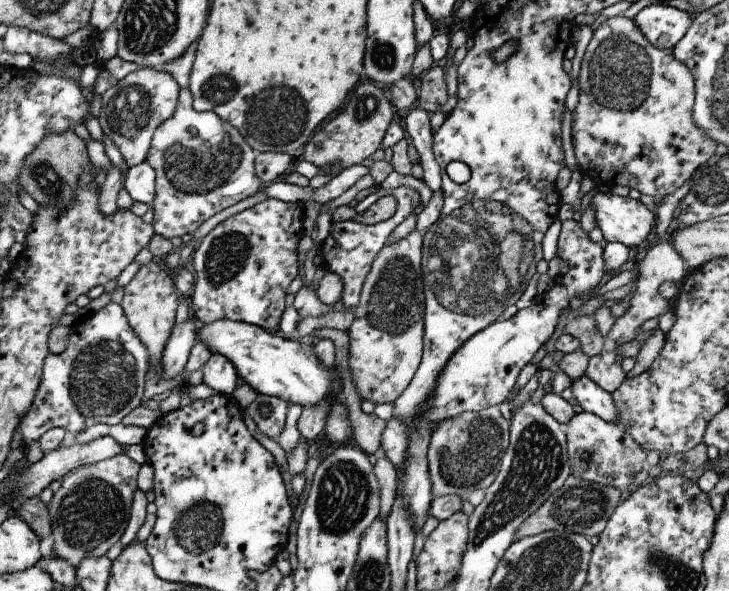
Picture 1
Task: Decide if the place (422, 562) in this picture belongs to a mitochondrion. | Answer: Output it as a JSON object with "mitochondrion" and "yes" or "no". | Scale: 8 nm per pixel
{"mitochondrion":"no"}

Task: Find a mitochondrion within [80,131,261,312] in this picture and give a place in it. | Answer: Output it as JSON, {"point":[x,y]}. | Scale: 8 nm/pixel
{"point":[222,260]}

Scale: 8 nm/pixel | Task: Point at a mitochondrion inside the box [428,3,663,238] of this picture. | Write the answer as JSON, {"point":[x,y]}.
{"point":[619,74]}

